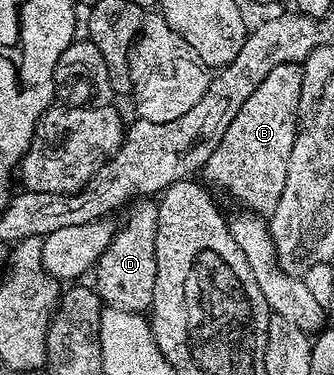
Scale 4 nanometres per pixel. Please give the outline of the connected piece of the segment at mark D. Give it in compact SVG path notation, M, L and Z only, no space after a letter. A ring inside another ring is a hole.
M129 223L124 230L118 230L100 258L96 271L98 283L105 285L101 289L101 295L111 306L123 307L127 311L152 308L158 273L156 230L145 223Z

